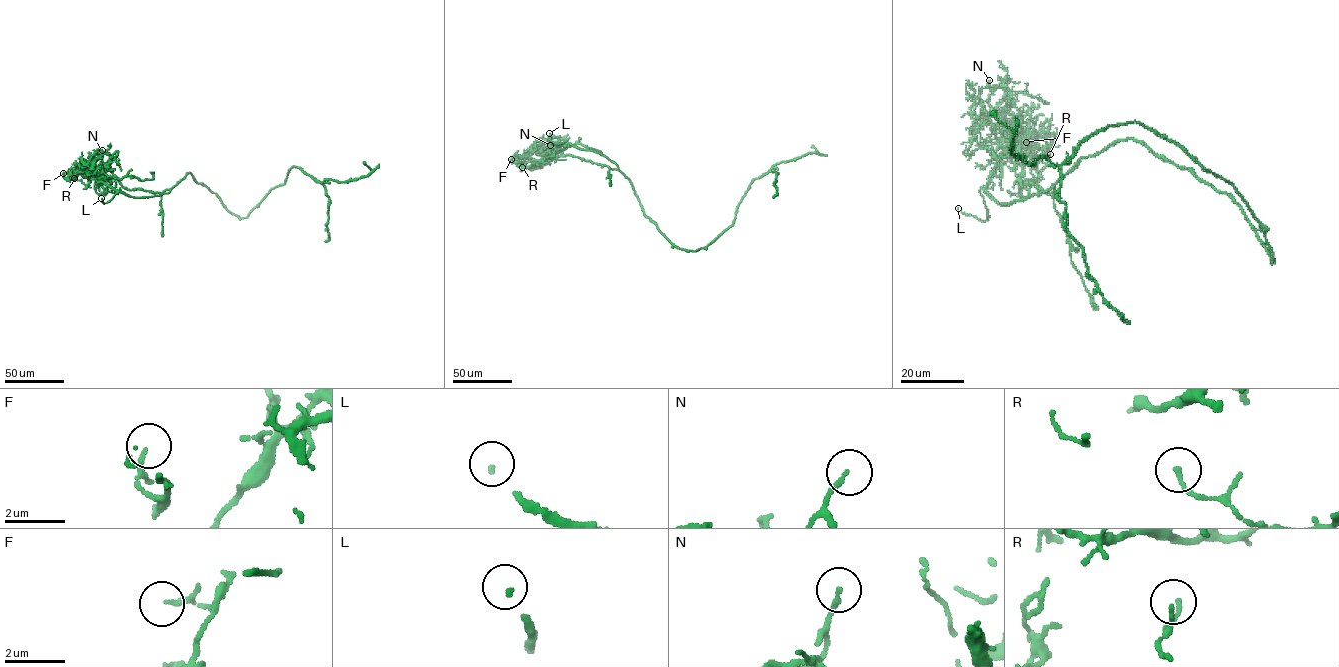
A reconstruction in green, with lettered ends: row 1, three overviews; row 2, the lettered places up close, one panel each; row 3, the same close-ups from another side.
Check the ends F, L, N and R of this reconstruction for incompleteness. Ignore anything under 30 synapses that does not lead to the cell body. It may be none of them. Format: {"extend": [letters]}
{"extend": ["L"]}

